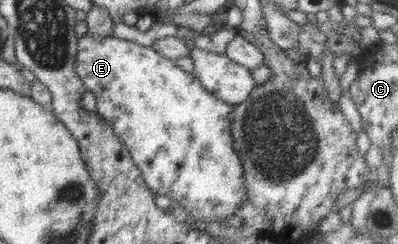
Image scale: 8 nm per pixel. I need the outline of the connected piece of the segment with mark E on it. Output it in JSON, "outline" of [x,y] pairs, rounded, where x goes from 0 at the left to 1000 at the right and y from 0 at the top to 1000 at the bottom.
{"outline":[[[224,131],[196,156],[193,221],[188,234],[188,287],[198,307],[204,336],[214,348],[219,373],[231,377],[241,393],[241,475],[256,475],[269,504],[279,508],[294,566],[319,602],[334,664],[354,701],[357,725],[367,758],[392,799],[415,799],[452,832],[452,840],[497,906],[500,930],[515,910],[563,910],[578,898],[595,857],[618,824],[613,799],[616,734],[611,730],[611,697],[606,697],[606,652],[590,623],[585,598],[585,561],[580,549],[580,500],[585,500],[588,430],[550,410],[540,389],[530,385],[503,336],[485,311],[442,266],[437,246],[415,238],[382,193],[357,189],[332,168],[299,160],[286,139],[266,152],[236,152]]]}

